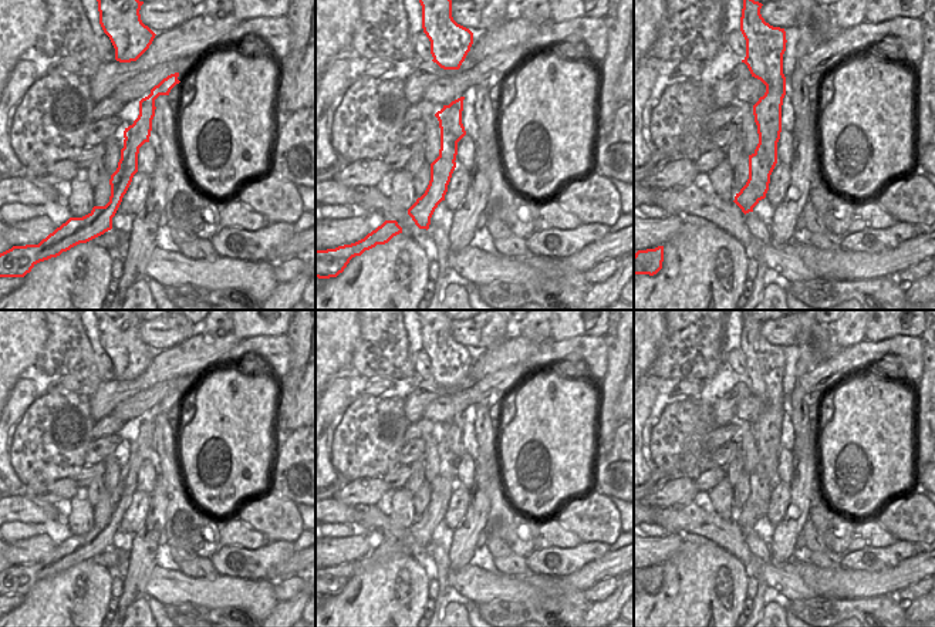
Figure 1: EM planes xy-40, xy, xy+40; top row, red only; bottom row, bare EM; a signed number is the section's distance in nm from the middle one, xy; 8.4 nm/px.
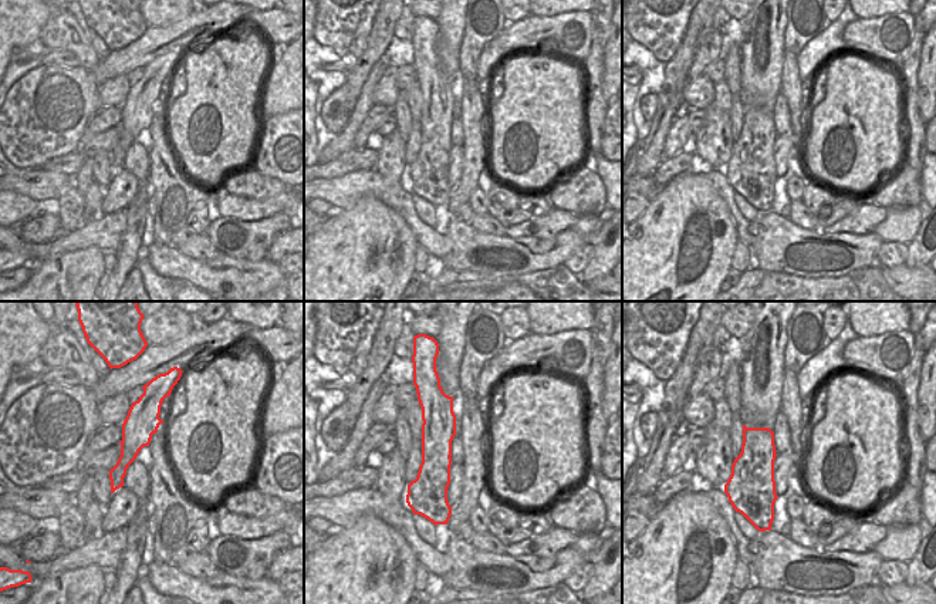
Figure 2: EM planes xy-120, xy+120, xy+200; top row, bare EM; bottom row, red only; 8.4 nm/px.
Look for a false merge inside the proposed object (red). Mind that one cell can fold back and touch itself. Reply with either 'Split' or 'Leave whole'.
Split

